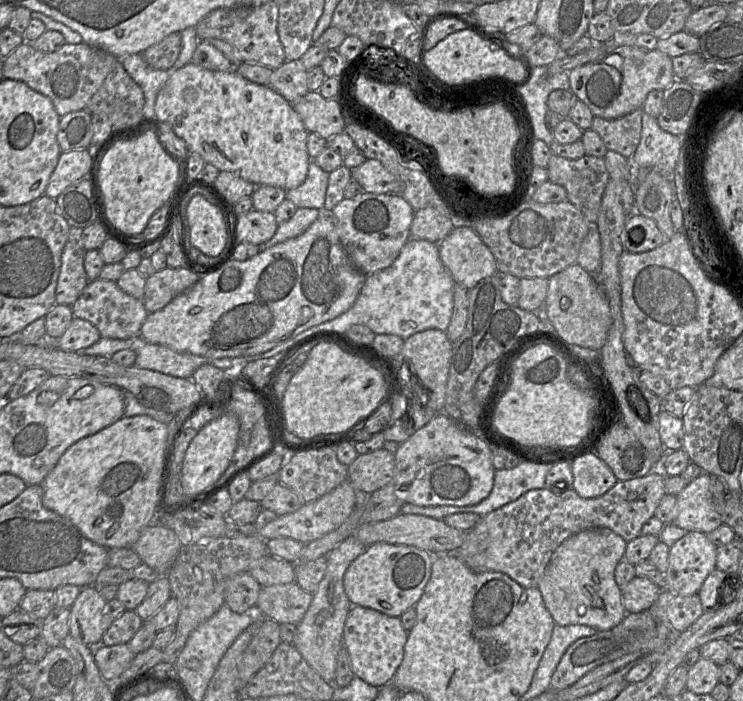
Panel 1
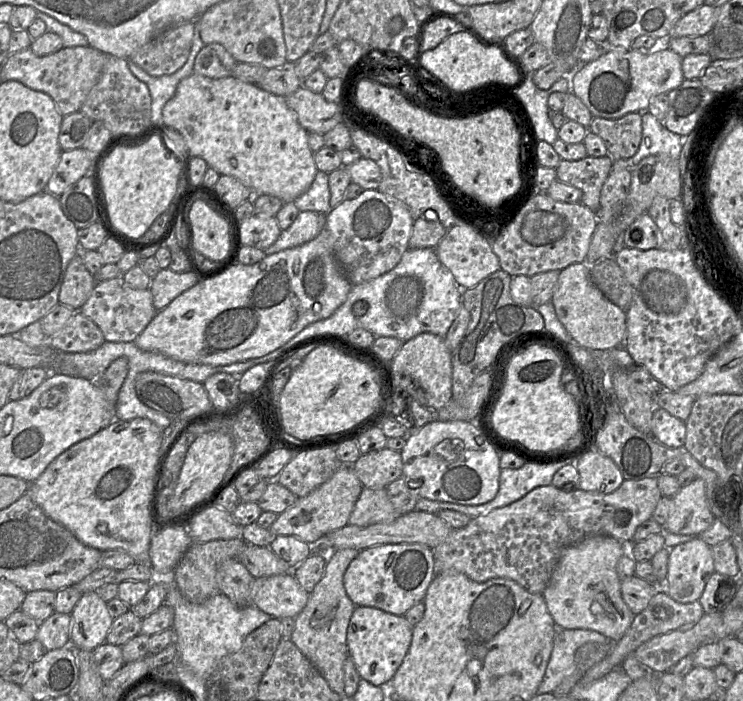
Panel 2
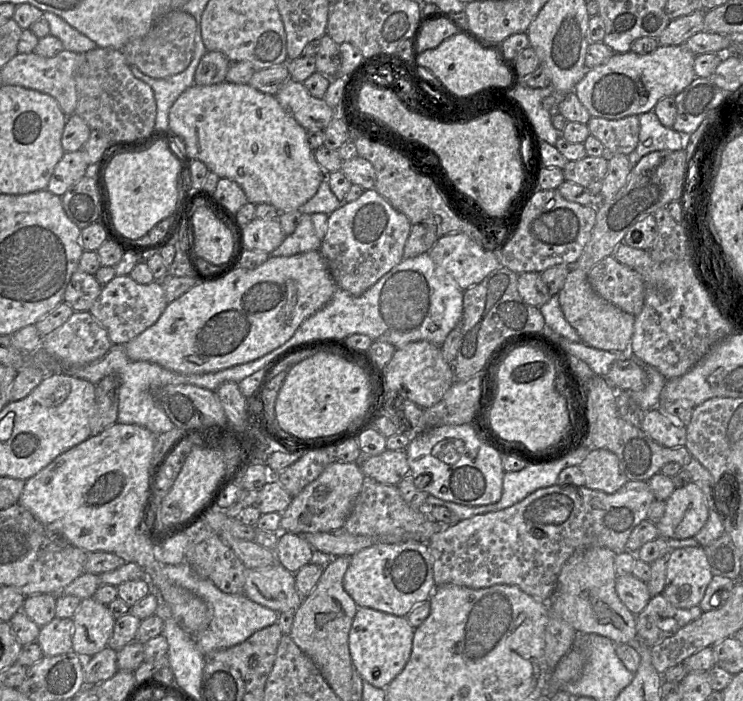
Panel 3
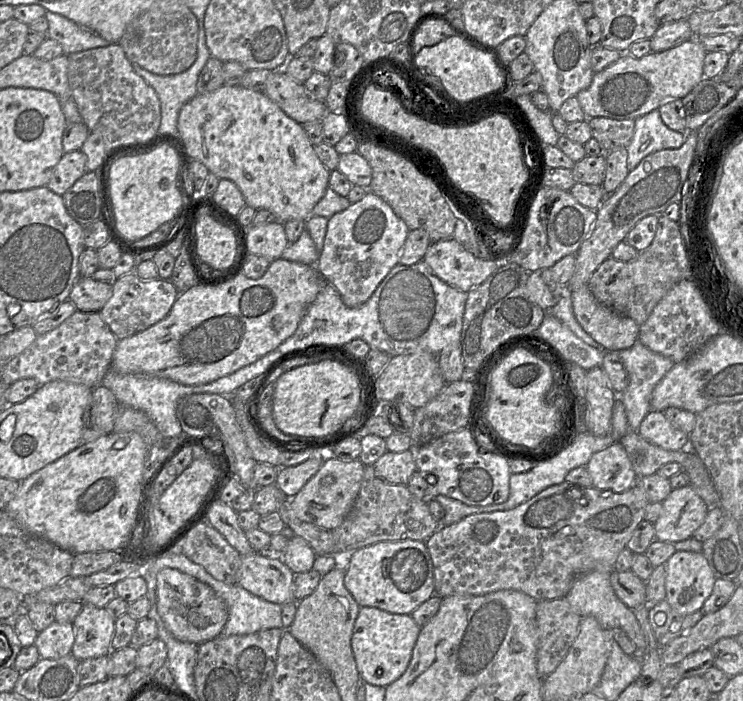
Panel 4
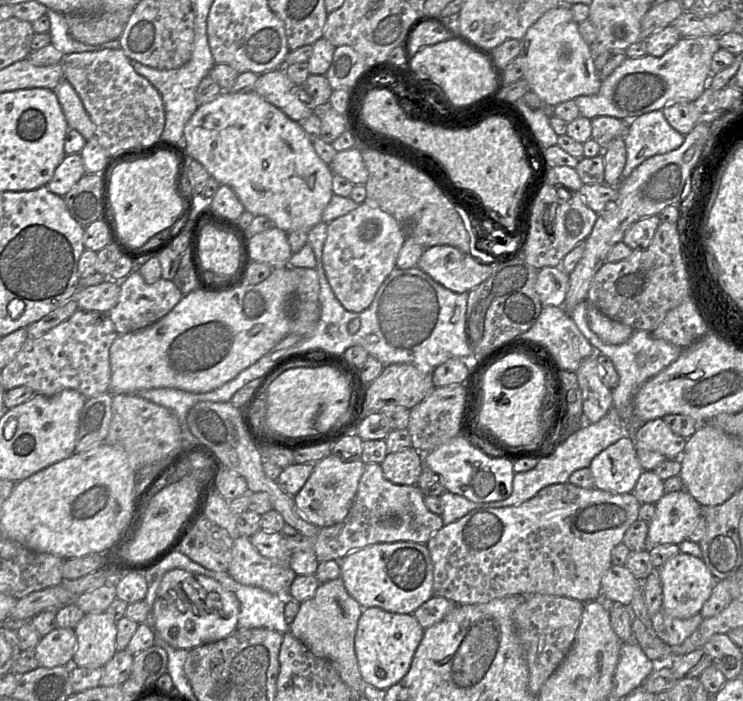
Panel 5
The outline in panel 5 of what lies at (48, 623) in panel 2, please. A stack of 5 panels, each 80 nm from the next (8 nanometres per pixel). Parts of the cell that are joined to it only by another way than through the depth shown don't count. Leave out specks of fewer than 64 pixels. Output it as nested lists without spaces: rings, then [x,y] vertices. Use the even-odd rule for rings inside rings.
[[[55,627],[48,634],[41,636],[34,651],[39,666],[54,667],[72,665],[75,649],[74,629]]]

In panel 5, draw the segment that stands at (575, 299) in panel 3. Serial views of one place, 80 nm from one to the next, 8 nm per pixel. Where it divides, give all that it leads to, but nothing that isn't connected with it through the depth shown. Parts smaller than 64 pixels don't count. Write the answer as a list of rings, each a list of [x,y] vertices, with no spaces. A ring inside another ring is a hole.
[[[588,306],[587,320],[590,329],[606,344],[623,344],[633,333],[630,326],[612,320],[594,306]]]

